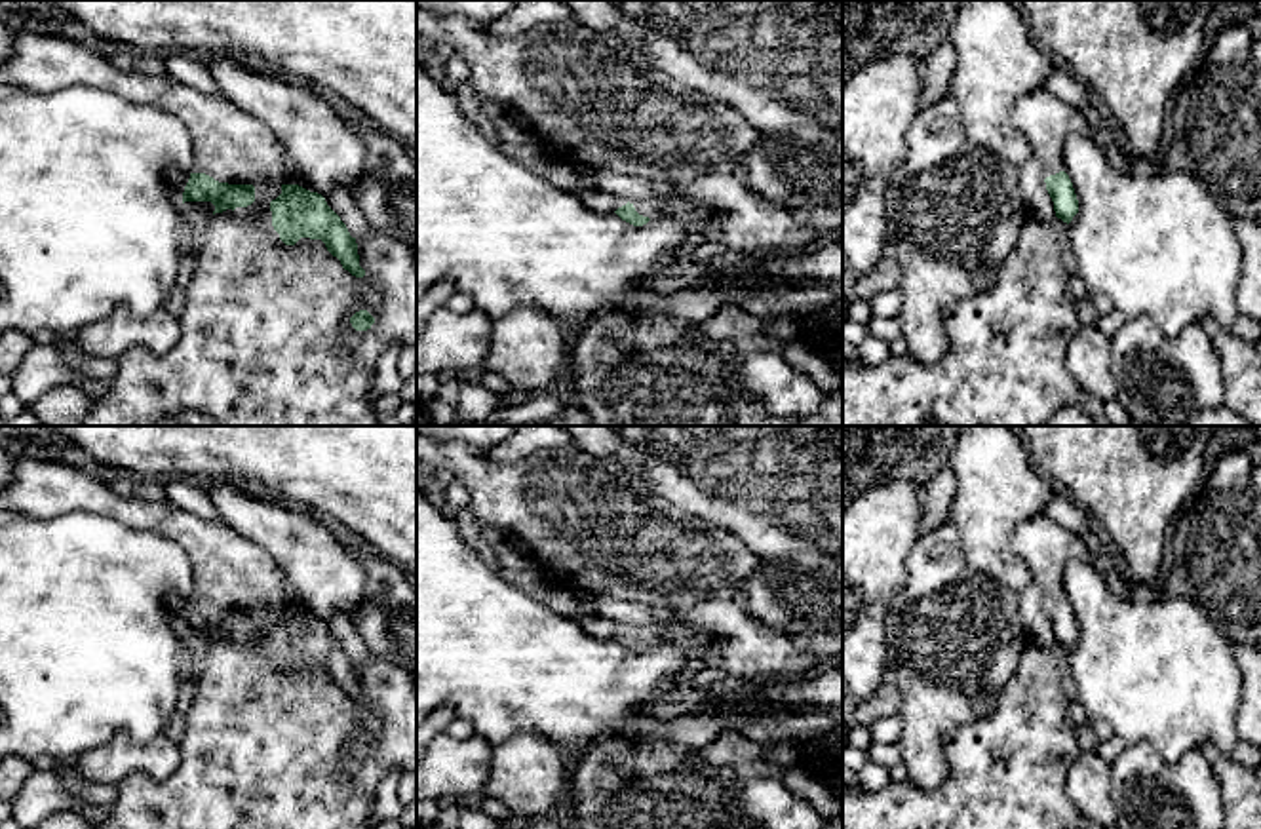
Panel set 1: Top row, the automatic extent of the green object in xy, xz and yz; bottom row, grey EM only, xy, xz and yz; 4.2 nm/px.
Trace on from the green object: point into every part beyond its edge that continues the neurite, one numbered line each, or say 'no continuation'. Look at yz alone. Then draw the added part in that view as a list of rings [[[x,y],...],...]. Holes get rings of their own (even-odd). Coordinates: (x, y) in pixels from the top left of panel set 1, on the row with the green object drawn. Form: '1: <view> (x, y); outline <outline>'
1: yz (1045, 120); outline [[[1044,87],[1021,95],[1012,105],[1010,122],[1025,135],[1046,177],[1063,171],[1061,146],[1069,135],[1090,135],[1084,114]]]

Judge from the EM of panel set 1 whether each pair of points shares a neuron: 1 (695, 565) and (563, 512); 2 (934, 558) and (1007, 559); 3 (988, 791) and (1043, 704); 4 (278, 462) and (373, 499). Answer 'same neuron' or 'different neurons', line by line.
1: same neuron
2: different neurons
3: same neuron
4: same neuron

